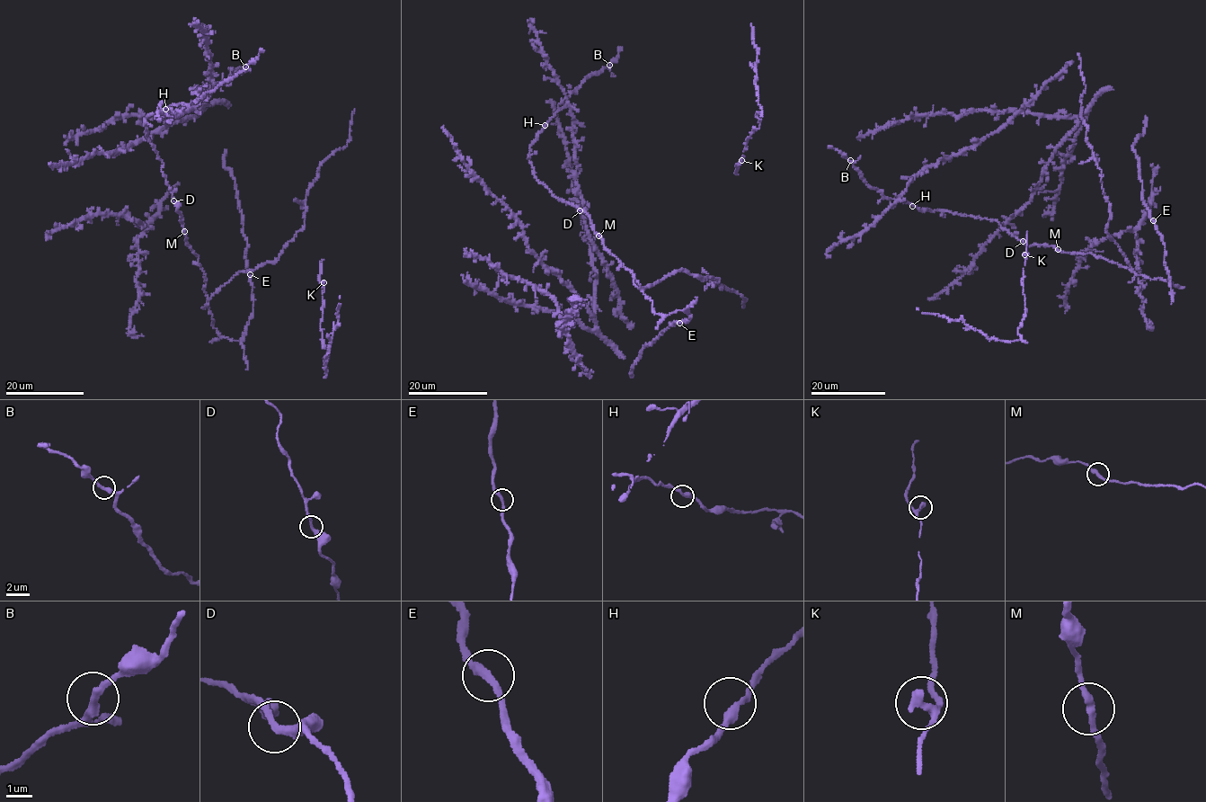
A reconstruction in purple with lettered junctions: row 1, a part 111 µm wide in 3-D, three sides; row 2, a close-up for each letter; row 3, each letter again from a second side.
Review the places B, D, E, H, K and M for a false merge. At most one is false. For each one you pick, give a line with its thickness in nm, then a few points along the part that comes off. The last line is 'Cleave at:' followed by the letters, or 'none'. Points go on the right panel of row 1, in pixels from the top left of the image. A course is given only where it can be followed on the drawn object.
Cleave at: none

